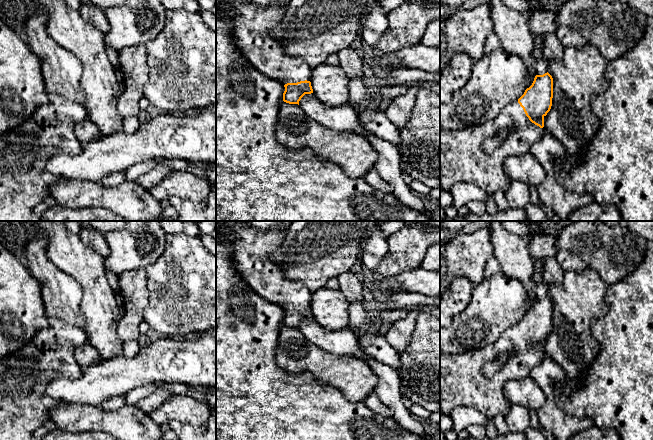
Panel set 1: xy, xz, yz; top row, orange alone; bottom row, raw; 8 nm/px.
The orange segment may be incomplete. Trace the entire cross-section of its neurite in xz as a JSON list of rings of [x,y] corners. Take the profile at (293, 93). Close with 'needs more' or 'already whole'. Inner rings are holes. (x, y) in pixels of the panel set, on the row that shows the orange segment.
[[[216,0],[217,14],[228,17],[232,22],[232,36],[242,55],[263,75],[277,80],[285,87],[283,101],[298,104],[305,94],[313,93],[311,86],[311,68],[301,57],[290,56],[281,44],[268,31],[283,20],[288,5],[259,6],[249,0],[242,0],[240,4],[228,4]]] | needs more

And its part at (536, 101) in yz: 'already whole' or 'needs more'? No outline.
needs more

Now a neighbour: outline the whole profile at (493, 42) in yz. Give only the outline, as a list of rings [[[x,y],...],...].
[[[493,32],[488,38],[484,48],[484,55],[489,55],[494,50],[501,48],[501,42]]]

